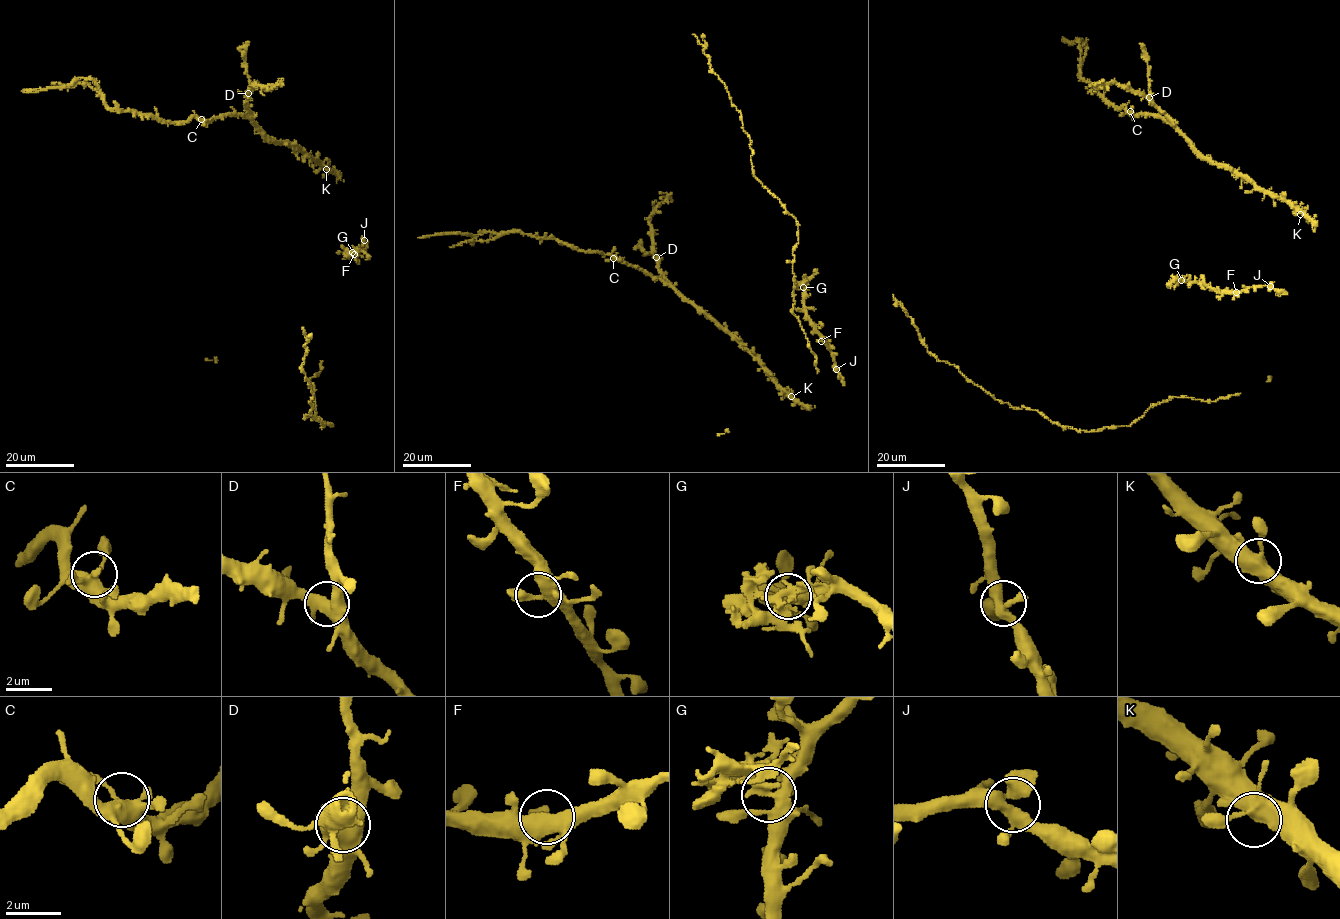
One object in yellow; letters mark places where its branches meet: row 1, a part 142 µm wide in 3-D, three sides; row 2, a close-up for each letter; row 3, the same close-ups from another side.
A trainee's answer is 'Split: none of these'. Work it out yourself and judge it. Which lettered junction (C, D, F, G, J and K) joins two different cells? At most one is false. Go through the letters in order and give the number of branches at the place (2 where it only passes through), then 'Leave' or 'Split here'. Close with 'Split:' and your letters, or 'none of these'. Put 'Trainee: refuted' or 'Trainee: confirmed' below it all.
C: Branches: 4. Leave
D: Branches: 4. Leave
F: Branches: 4. Leave
G: Branches: 4. Split here
J: Branches: 4. Leave
K: Branches: 4. Leave
Split: G
Trainee: refuted

